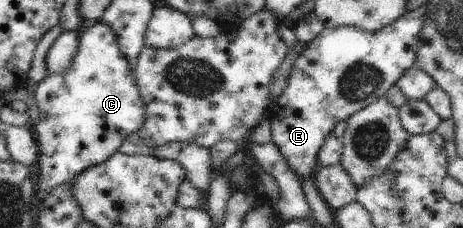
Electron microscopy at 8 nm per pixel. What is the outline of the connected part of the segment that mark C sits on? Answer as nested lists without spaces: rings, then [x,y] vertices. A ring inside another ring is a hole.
[[[101,21],[94,23],[94,25],[92,25],[92,27],[89,27],[88,29],[83,29],[81,31],[80,45],[78,45],[78,51],[76,51],[76,55],[74,55],[74,61],[72,61],[72,65],[70,65],[70,69],[68,69],[68,71],[66,71],[66,73],[54,73],[54,75],[46,74],[46,77],[44,77],[44,79],[42,79],[42,81],[39,81],[37,83],[37,87],[35,88],[34,97],[36,99],[36,105],[38,106],[38,111],[40,113],[40,115],[39,115],[40,119],[38,119],[38,123],[36,123],[36,127],[33,129],[34,133],[36,134],[36,138],[38,140],[39,146],[40,146],[39,159],[37,162],[38,166],[40,167],[40,176],[39,176],[38,185],[36,186],[36,187],[38,187],[38,190],[35,191],[36,212],[37,212],[38,204],[44,203],[44,199],[46,199],[46,197],[48,197],[48,195],[50,195],[50,193],[52,193],[52,191],[54,191],[54,189],[56,189],[56,187],[60,187],[60,185],[62,185],[62,183],[70,182],[72,179],[74,179],[74,177],[76,177],[76,175],[81,173],[81,170],[88,169],[88,167],[92,167],[92,165],[98,165],[99,163],[104,163],[104,161],[106,161],[106,159],[110,159],[110,157],[112,157],[112,154],[116,153],[116,151],[118,151],[120,149],[120,146],[122,145],[122,143],[124,143],[124,139],[126,139],[126,137],[128,137],[128,135],[132,135],[132,133],[136,133],[136,131],[138,131],[138,129],[140,129],[140,127],[142,127],[142,125],[144,125],[144,119],[146,119],[146,117],[144,117],[144,113],[146,113],[146,105],[144,105],[144,101],[142,101],[142,96],[140,95],[140,91],[138,91],[138,82],[136,81],[134,72],[132,71],[132,69],[130,69],[130,63],[128,63],[128,59],[126,59],[126,55],[122,55],[122,53],[120,53],[120,49],[118,49],[118,42],[116,41],[116,33],[114,33],[114,31],[112,31],[112,27],[110,27],[110,25],[106,25],[105,23],[102,23]]]

